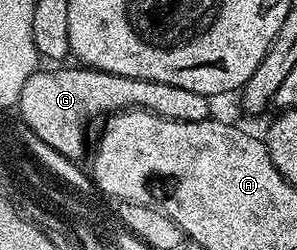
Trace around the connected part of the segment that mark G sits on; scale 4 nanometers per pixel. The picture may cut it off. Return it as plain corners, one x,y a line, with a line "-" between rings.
85,66
73,67
58,68
55,72
42,72
43,70
33,72
28,82
24,82
24,88
20,90
16,112
22,123
35,132
44,143
54,147
60,154
75,162
81,161
81,156
86,152
86,127
97,116
105,117
107,114
123,110
145,110
154,112
158,116
166,116
169,120
200,122
211,119
211,101
204,94
196,94
196,90
184,90
181,86
168,86
164,82
148,82
140,78
113,76
107,72
96,72
93,68

